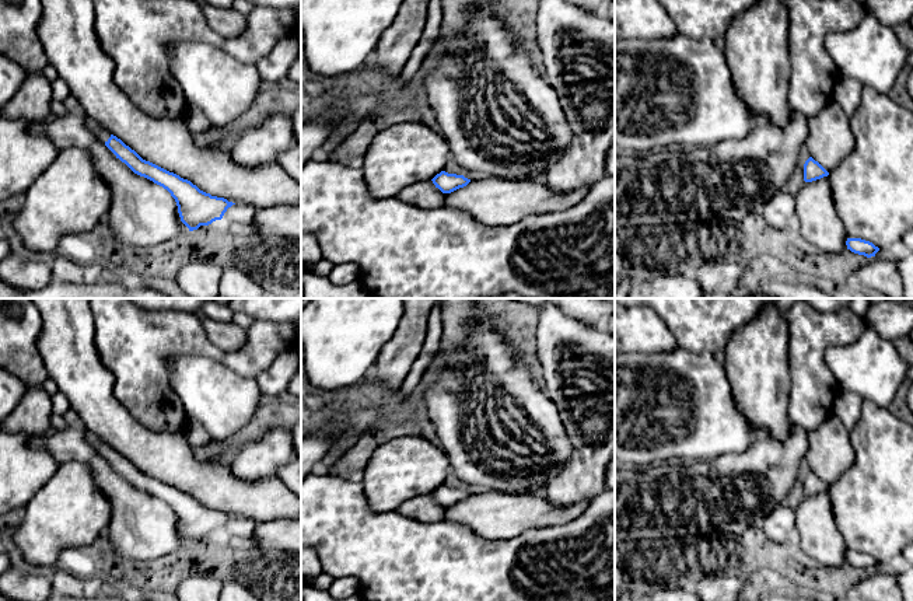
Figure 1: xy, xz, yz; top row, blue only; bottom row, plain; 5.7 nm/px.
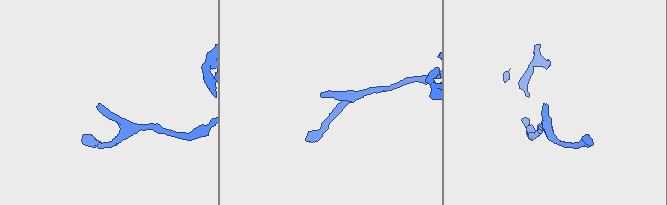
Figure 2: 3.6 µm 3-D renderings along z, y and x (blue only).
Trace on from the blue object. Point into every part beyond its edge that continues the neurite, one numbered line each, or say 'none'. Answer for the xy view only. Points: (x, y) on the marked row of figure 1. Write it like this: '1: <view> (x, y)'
1: xy (100, 132)

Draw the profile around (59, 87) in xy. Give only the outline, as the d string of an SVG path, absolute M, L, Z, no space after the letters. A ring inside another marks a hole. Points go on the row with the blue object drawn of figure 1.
M60 77L52 81L50 84L52 84L53 99L63 102L63 99L70 95L70 90L66 81L63 81Z

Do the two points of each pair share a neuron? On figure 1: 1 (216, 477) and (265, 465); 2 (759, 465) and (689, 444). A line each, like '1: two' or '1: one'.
1: two
2: two

